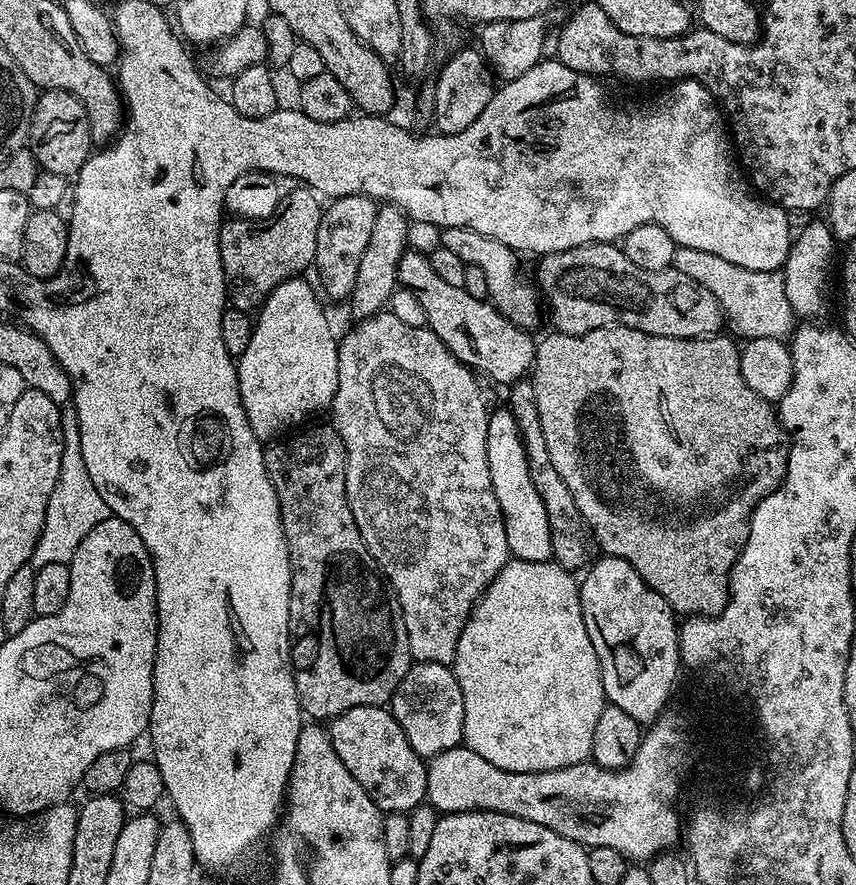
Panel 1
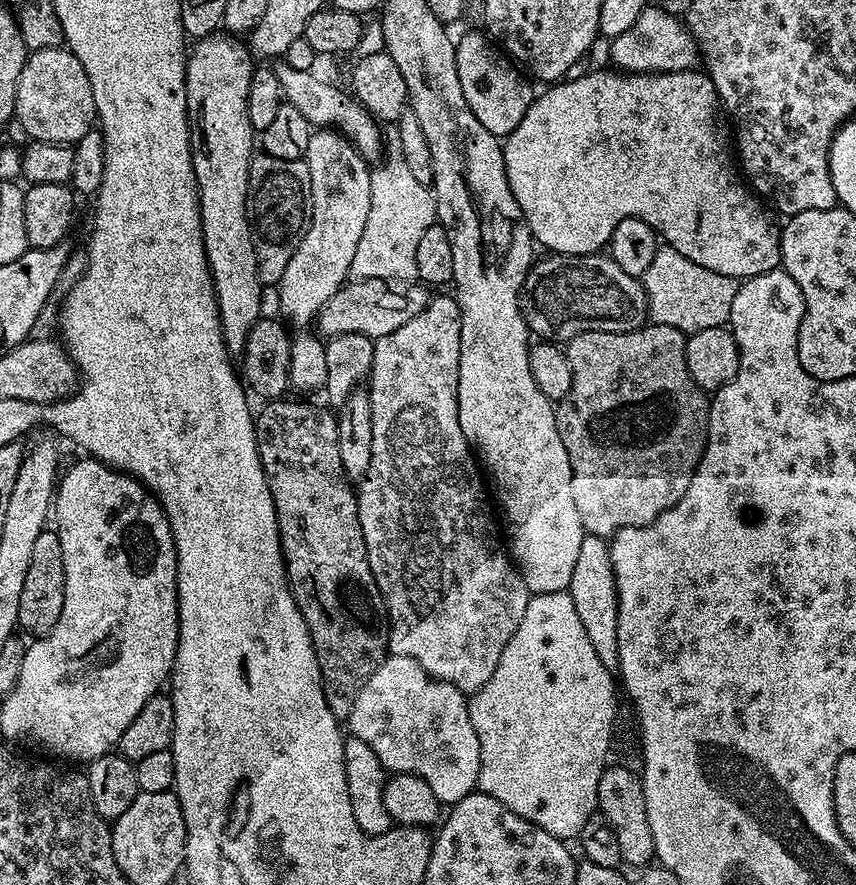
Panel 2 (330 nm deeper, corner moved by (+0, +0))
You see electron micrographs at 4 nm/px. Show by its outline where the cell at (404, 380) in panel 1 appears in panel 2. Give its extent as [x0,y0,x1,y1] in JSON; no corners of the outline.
[356,295,530,694]

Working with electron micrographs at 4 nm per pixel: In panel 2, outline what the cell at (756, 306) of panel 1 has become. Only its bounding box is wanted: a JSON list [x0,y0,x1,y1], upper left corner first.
[642,246,737,334]

